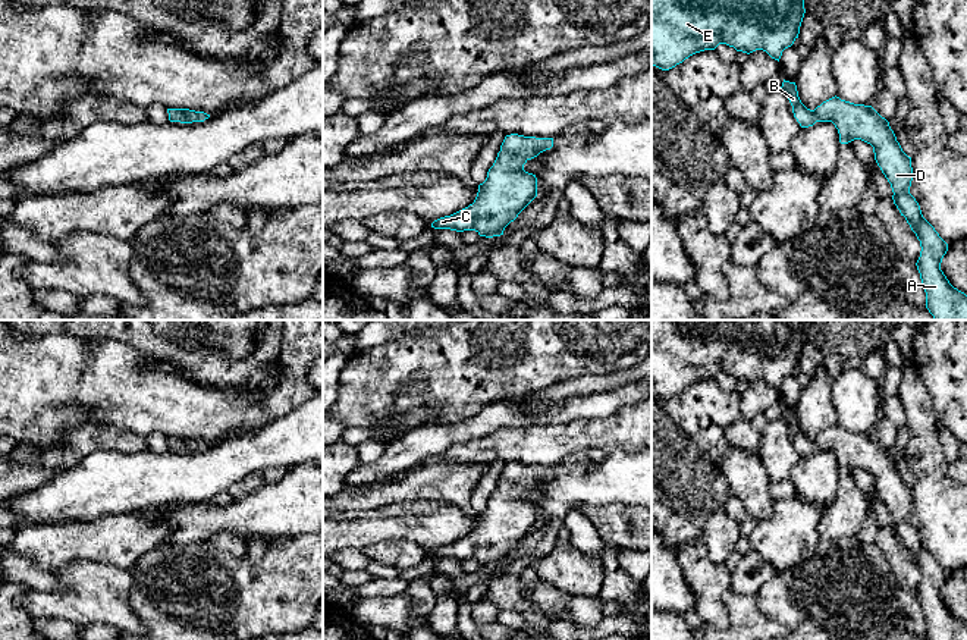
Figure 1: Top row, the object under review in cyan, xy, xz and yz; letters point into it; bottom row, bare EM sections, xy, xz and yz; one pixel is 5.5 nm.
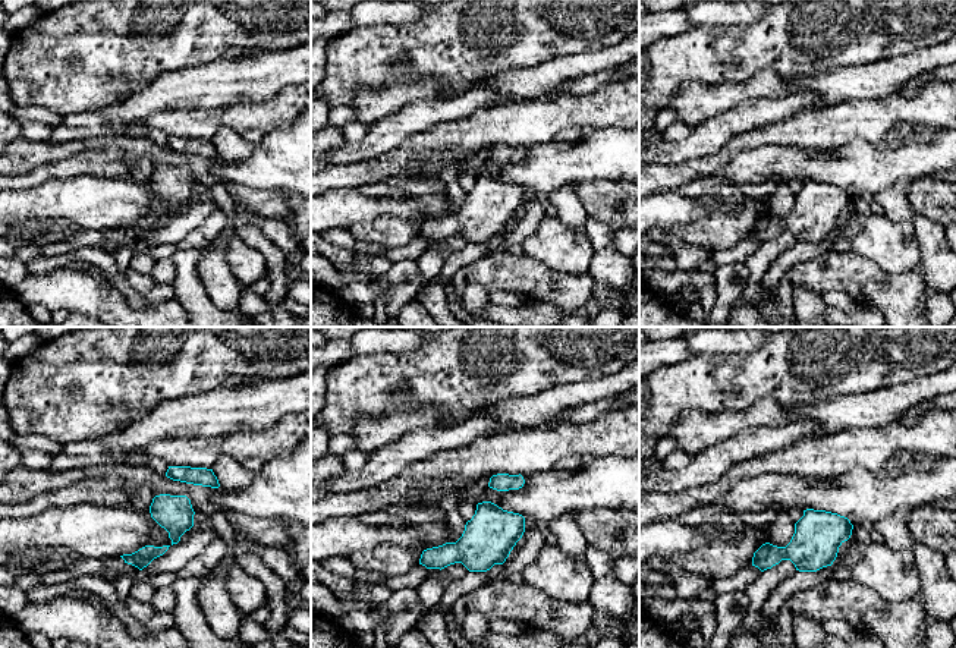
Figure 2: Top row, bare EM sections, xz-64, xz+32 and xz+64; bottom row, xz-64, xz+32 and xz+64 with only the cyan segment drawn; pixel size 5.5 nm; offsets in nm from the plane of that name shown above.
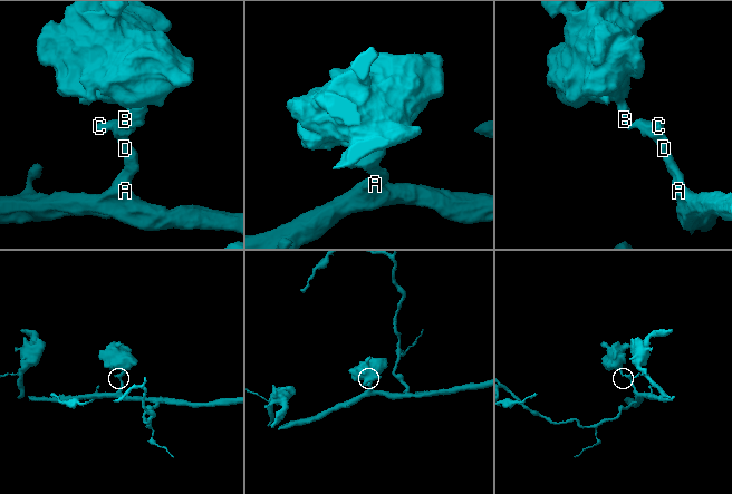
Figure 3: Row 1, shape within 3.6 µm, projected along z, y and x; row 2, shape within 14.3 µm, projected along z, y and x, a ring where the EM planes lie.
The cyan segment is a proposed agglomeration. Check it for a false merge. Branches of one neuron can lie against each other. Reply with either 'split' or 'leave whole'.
leave whole

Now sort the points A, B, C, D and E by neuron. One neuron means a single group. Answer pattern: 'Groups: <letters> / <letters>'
Groups: A B C D E

